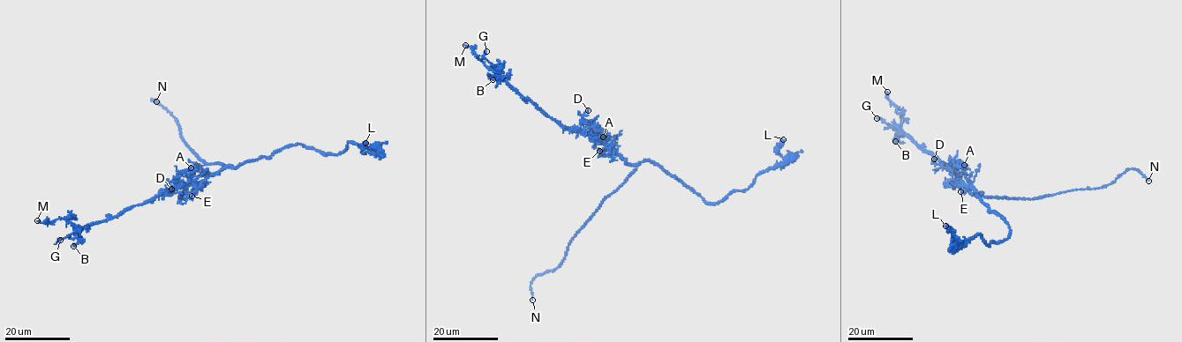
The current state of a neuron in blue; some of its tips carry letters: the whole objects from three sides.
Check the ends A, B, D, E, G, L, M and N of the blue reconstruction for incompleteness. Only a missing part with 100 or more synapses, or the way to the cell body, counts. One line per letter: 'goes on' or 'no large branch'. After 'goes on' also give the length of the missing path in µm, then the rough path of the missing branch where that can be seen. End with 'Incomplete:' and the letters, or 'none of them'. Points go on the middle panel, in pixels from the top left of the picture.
A: no large branch
B: no large branch
D: no large branch
E: no large branch
G: no large branch
L: no large branch
M: no large branch
N: goes on; missing 10 µm; course (532, 300), (530, 311), (523, 316)
Incomplete: N

